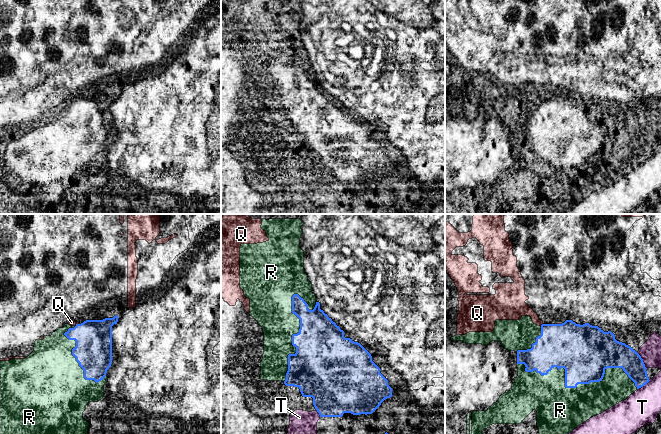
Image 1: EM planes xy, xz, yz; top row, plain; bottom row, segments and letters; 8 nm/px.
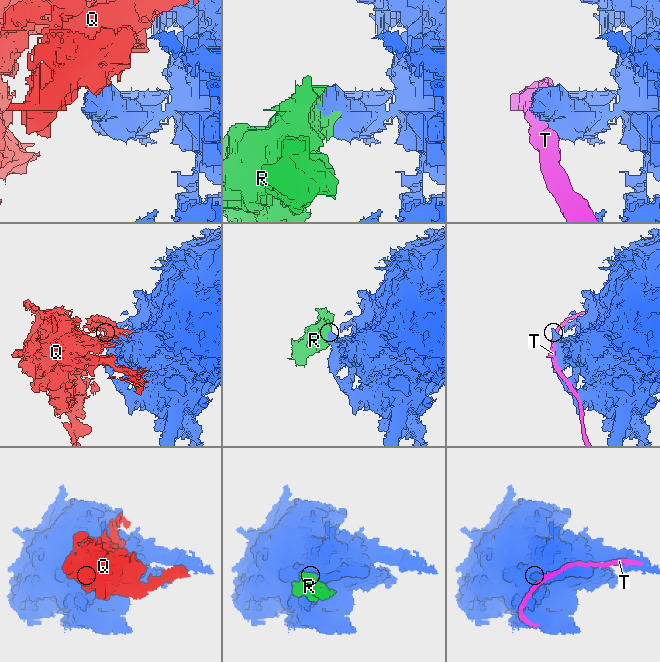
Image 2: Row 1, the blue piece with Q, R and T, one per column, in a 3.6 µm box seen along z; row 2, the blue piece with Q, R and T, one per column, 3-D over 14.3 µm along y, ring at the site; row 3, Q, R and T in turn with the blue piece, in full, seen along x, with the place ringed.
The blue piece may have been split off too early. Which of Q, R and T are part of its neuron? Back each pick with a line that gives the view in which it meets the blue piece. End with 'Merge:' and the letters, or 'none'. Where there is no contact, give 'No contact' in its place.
R: Touches blue in yz
Merge: R

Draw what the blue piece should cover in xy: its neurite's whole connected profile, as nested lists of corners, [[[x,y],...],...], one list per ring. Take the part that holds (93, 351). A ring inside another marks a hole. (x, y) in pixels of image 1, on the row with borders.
[[[118,315],[103,320],[86,320],[75,326],[65,324],[51,336],[36,340],[34,351],[25,359],[0,361],[0,434],[88,434],[90,424],[83,418],[83,412],[89,402],[97,402],[104,397],[104,384],[108,381],[106,373],[112,364],[112,326],[117,322]]]

